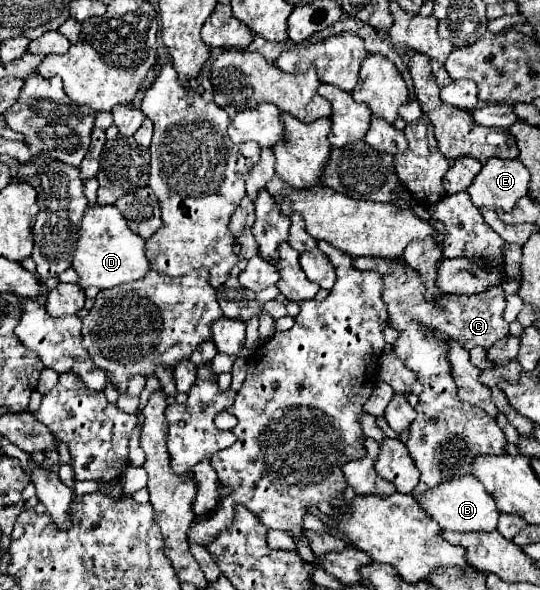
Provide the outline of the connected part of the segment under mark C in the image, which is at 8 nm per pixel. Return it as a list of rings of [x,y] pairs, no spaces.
[[[359,257],[355,259],[357,269],[373,269],[381,273],[385,281],[383,301],[389,313],[389,327],[393,327],[399,337],[395,341],[395,355],[417,373],[425,391],[421,401],[415,407],[417,419],[411,423],[407,449],[415,467],[421,473],[419,485],[411,493],[413,497],[431,491],[443,483],[443,479],[453,479],[455,475],[471,475],[471,459],[475,455],[503,455],[507,439],[497,427],[493,417],[487,417],[481,409],[475,409],[467,403],[461,403],[457,397],[457,387],[451,379],[451,363],[447,359],[447,339],[455,339],[463,349],[483,347],[489,349],[497,341],[507,337],[509,323],[503,319],[505,295],[501,287],[489,287],[487,291],[473,297],[443,295],[439,303],[431,303],[423,295],[423,279],[411,273],[411,269],[385,261]]]

